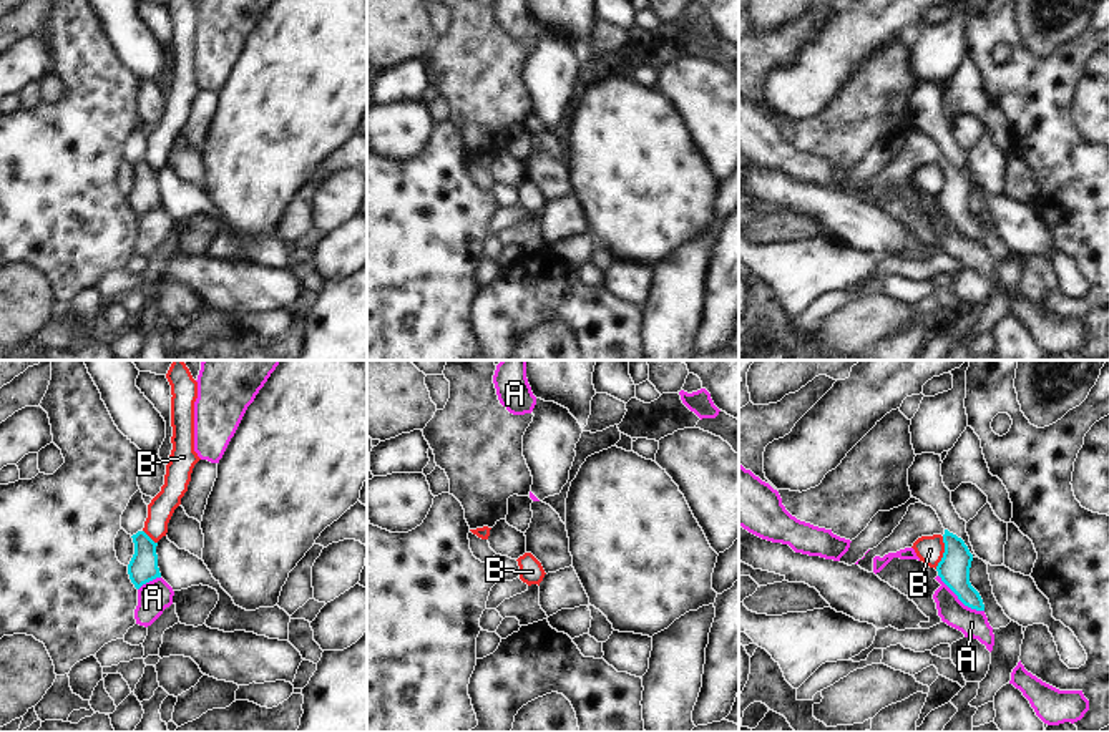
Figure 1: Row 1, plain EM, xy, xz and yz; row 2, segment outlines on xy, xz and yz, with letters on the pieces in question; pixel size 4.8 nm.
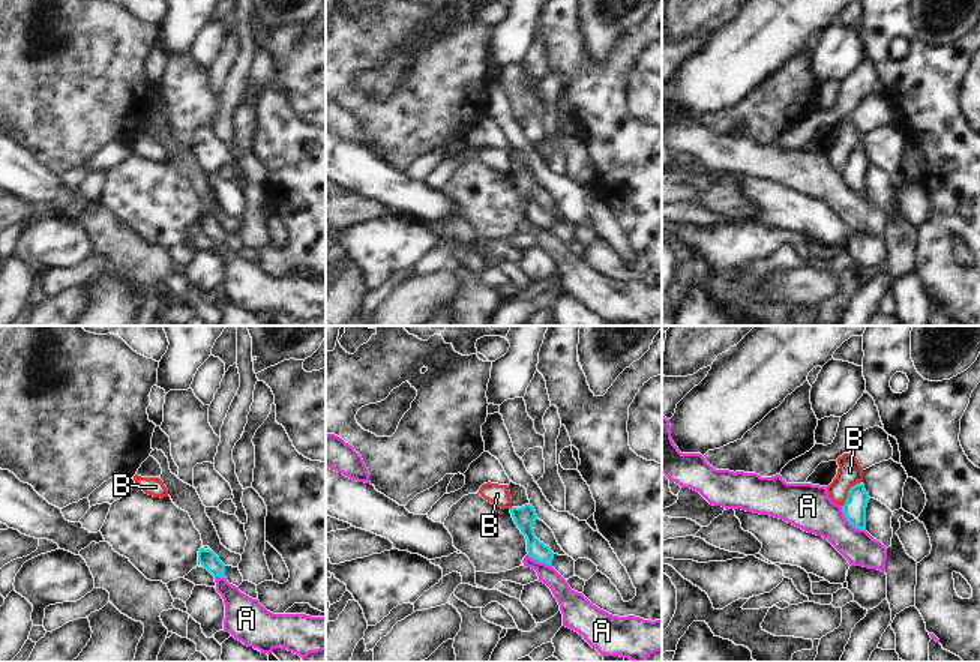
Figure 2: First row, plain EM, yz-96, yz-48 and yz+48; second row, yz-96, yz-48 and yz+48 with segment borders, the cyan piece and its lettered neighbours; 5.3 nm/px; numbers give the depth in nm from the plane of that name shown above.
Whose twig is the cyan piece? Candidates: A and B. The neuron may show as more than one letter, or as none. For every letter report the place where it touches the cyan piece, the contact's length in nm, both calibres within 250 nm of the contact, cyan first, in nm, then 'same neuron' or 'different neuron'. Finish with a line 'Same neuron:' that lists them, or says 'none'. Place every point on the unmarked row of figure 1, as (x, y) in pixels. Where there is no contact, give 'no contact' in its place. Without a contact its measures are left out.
A: meets cyan in yz at (960, 228); contact 280 nm long; 150 nm thick on the cyan side, 140 nm on the other; different neuron
B: meets cyan in yz at (943, 181); contact 170 nm long; 150 nm thick on the cyan side, 130 nm on the other; different neuron
Same neuron: none

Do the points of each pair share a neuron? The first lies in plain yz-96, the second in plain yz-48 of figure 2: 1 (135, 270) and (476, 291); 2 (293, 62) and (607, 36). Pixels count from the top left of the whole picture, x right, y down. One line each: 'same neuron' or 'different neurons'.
1: same neuron
2: different neurons

